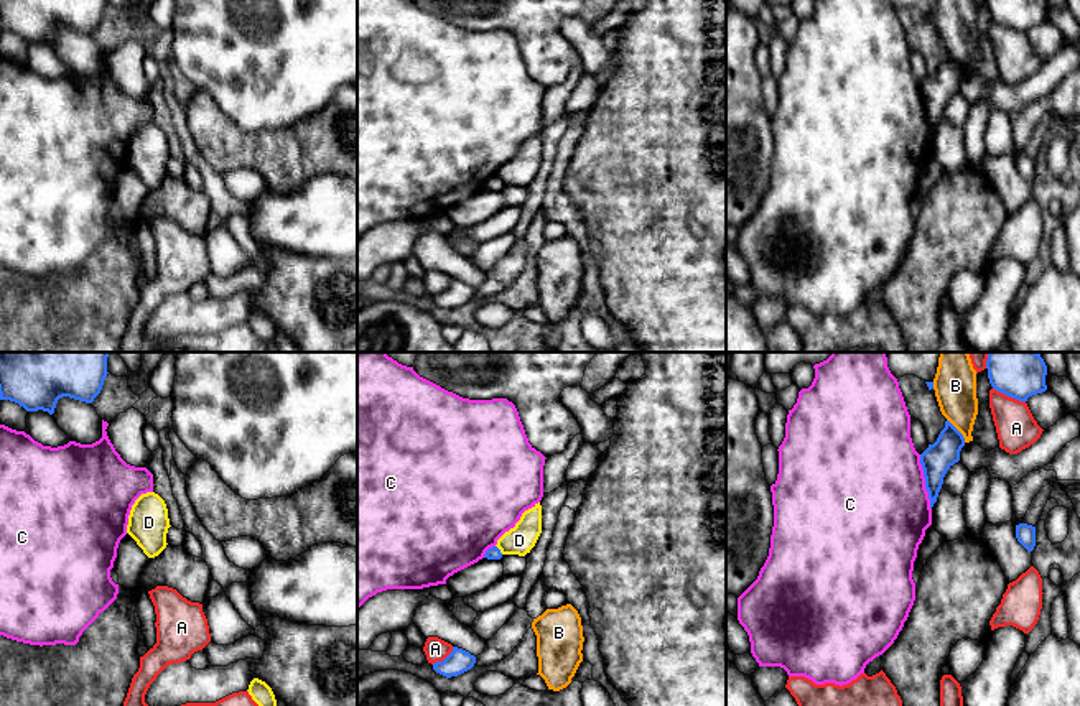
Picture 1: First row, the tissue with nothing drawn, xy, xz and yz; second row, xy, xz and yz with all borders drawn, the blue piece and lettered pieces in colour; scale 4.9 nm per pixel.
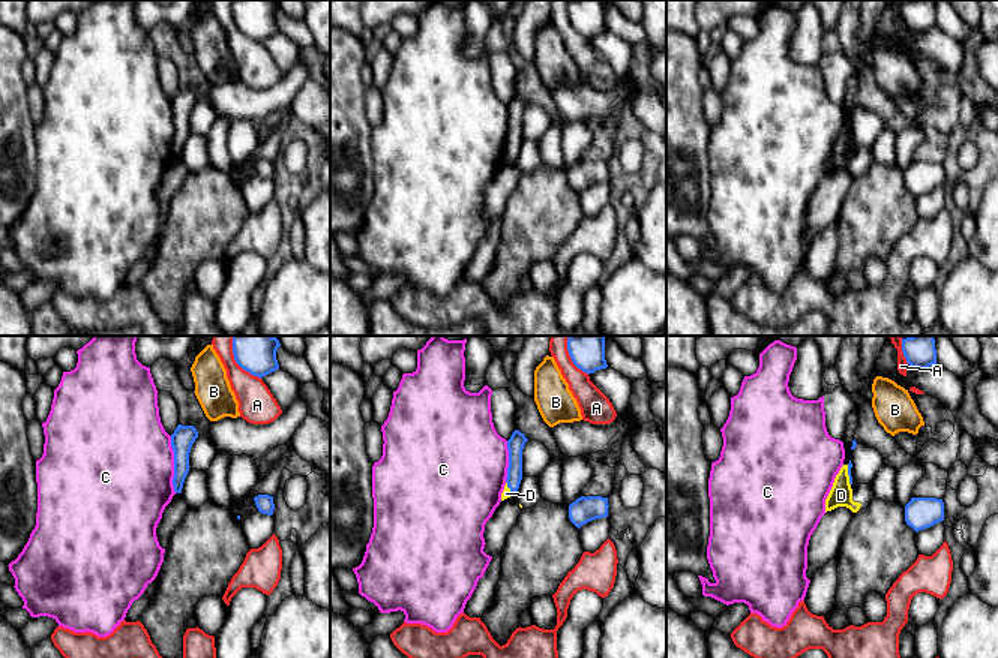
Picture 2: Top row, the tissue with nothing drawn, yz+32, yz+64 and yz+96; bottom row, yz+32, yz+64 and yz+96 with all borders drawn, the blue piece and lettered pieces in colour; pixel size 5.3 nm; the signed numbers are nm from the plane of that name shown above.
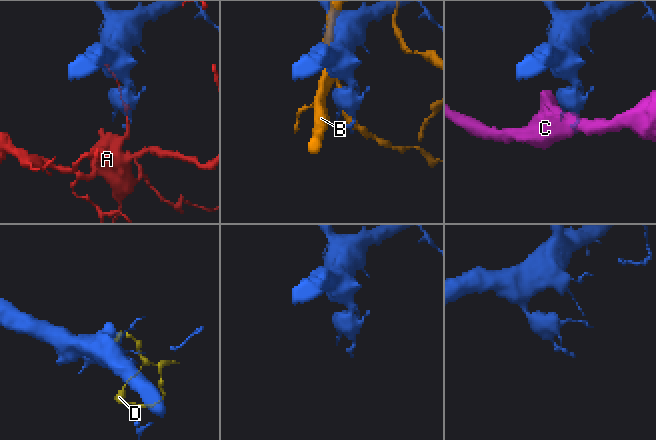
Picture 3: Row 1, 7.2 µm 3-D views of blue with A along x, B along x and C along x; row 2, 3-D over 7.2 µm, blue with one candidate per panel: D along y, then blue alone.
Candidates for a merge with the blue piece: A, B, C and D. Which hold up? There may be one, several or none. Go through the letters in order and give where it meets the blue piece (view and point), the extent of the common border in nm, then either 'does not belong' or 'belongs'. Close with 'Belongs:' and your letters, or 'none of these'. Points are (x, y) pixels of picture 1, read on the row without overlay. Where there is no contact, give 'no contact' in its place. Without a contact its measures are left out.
A: meets blue in yz at (1010, 27); contact 180 nm long; does not belong
B: meets blue in yz at (957, 61); contact 150 nm long; does not belong
C: meets blue in yz at (926, 114); contact 280 nm long; does not belong
D: meets blue in xz at (499, 181); contact 60 nm long; does not belong
Belongs: none of these

